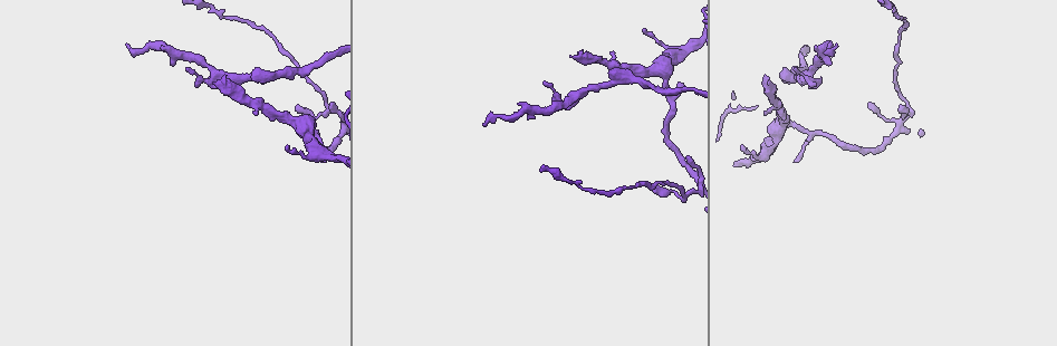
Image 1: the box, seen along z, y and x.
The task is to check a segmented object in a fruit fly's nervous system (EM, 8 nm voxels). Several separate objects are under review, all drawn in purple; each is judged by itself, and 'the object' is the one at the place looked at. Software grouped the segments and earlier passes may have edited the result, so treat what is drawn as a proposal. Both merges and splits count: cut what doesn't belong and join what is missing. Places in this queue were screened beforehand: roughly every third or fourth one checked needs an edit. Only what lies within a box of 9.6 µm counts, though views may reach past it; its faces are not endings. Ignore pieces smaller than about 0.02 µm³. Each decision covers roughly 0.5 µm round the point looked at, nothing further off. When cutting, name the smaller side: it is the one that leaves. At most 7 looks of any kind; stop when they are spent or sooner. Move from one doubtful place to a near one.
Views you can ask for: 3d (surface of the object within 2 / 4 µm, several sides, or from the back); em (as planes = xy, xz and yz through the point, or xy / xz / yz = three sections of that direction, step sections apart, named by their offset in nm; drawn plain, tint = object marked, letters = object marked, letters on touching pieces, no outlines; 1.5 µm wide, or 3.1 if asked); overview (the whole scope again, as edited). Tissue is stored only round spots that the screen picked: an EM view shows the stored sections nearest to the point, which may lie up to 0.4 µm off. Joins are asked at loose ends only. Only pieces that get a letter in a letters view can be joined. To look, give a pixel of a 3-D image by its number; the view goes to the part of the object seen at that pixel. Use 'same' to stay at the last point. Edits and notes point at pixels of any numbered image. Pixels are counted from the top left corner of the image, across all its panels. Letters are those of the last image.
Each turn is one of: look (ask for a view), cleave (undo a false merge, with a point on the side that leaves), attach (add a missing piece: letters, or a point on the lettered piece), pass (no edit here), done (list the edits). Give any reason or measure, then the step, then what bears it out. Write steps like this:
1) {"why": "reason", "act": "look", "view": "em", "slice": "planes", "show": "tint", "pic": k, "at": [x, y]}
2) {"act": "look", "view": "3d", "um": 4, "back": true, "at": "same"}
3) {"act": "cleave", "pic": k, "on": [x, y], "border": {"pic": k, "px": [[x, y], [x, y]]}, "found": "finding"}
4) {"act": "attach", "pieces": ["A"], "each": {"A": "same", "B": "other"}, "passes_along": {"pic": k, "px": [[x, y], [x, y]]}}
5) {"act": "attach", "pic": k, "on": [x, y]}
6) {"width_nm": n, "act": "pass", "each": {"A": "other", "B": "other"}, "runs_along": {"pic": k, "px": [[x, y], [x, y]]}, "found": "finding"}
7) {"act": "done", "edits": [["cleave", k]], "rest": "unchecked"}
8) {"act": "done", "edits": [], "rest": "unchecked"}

{"why": "end of a long branch", "act": "look", "view": "em", "slice": "planes", "show": "letters", "pic": 1, "at": [835, 44]}

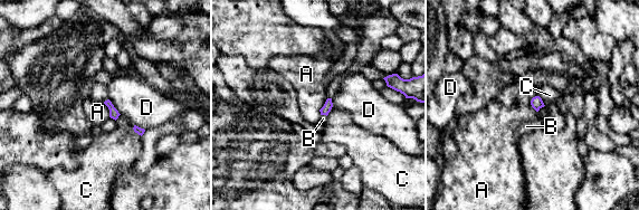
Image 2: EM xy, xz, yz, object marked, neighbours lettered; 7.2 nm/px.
{"act": "pass", "each": {"A": "other", "B": "other", "C": "other", "D": "other"}, "found": "none of them fits"}

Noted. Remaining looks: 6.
{"why": "an open end", "act": "look", "view": "em", "slice": "planes", "show": "letters", "pic": 1, "at": [256, 113]}

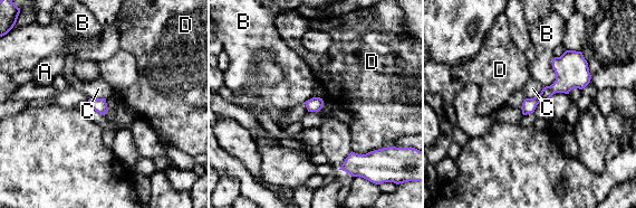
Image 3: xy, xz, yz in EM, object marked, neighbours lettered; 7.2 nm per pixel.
{"longest_contact_nm": ["B", 220], "act": "pass", "each": {"A": "other", "B": "other", "C": "other", "D": "other"}, "found": "no lettered piece goes on from it"}

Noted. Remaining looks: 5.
{"why": "a fork", "act": "look", "view": "em", "slice": "planes", "show": "letters", "pic": 1, "at": [677, 54]}

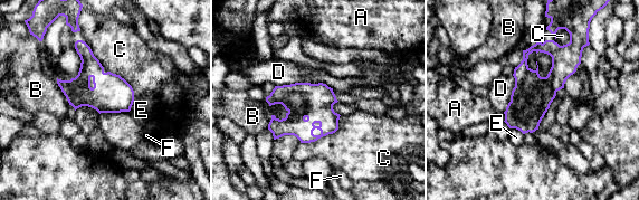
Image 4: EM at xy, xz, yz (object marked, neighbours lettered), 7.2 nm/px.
{"longest_contact_nm": ["C", 360], "act": "pass", "each": {"A": "other", "B": "other", "C": "other", "D": "other", "E": "other", "F": "other"}, "found": "continuous, no second neuron"}

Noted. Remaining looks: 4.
{"act": "done", "edits": [], "rest": "unchecked"}

